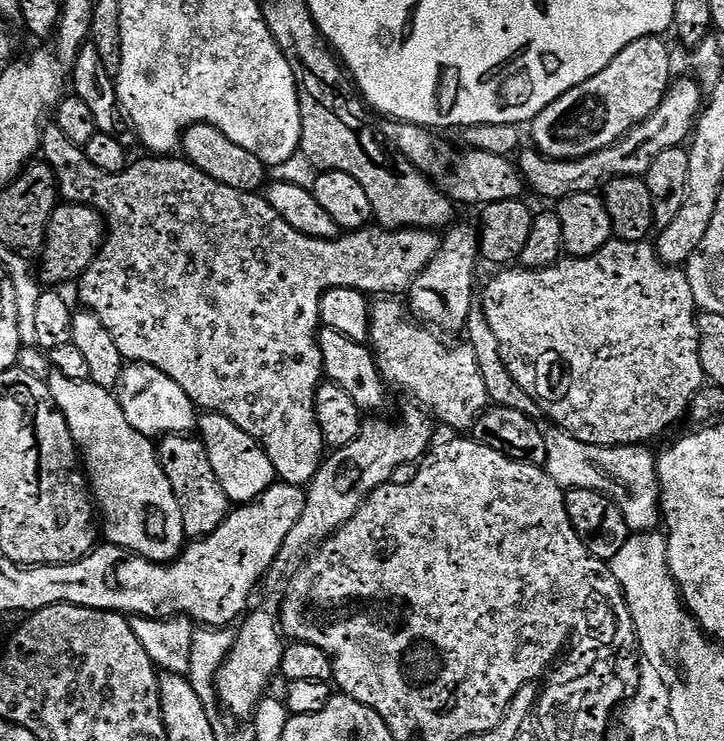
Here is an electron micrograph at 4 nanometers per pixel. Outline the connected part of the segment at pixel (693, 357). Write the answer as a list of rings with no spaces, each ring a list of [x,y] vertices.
[[[613,238],[606,246],[602,246],[602,250],[598,250],[592,256],[564,258],[550,265],[549,268],[512,266],[497,272],[500,273],[484,288],[482,307],[486,314],[486,322],[490,322],[490,330],[494,330],[494,338],[498,338],[504,365],[510,370],[514,382],[518,382],[518,386],[522,386],[522,390],[526,390],[526,394],[530,394],[530,398],[538,402],[541,413],[545,417],[549,416],[555,427],[564,429],[582,443],[598,447],[647,445],[650,442],[648,440],[662,435],[671,424],[676,424],[683,416],[689,415],[693,398],[706,384],[700,357],[700,335],[696,325],[698,309],[694,302],[694,290],[690,290],[687,271],[670,264],[663,264],[651,243]]]

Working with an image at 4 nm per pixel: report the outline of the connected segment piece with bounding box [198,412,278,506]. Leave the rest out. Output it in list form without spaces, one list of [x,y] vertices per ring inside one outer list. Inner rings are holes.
[[[204,412],[198,420],[198,432],[206,446],[210,466],[214,466],[214,475],[233,505],[251,504],[259,500],[266,489],[277,483],[274,462],[270,462],[266,450],[262,450],[259,442],[250,438],[250,434],[242,430],[242,426],[234,426],[230,418],[220,412]]]

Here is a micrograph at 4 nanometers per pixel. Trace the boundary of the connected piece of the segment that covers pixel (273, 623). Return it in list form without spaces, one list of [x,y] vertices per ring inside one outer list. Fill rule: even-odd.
[[[264,608],[257,612],[249,611],[239,628],[240,633],[235,633],[230,654],[216,675],[216,698],[219,707],[224,707],[229,712],[229,717],[237,716],[238,719],[247,721],[256,711],[260,699],[269,691],[268,683],[271,682],[272,675],[275,677],[280,671],[286,640],[277,613],[267,612]]]

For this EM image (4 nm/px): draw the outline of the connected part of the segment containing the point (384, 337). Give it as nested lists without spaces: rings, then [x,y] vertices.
[[[380,298],[377,301],[372,304],[370,347],[381,376],[391,387],[393,384],[406,395],[413,396],[419,407],[431,413],[439,423],[441,420],[446,427],[453,428],[456,431],[453,433],[467,433],[490,407],[486,382],[482,382],[482,370],[478,370],[474,350],[466,342],[453,348],[443,344],[431,327],[413,319],[399,299]]]

